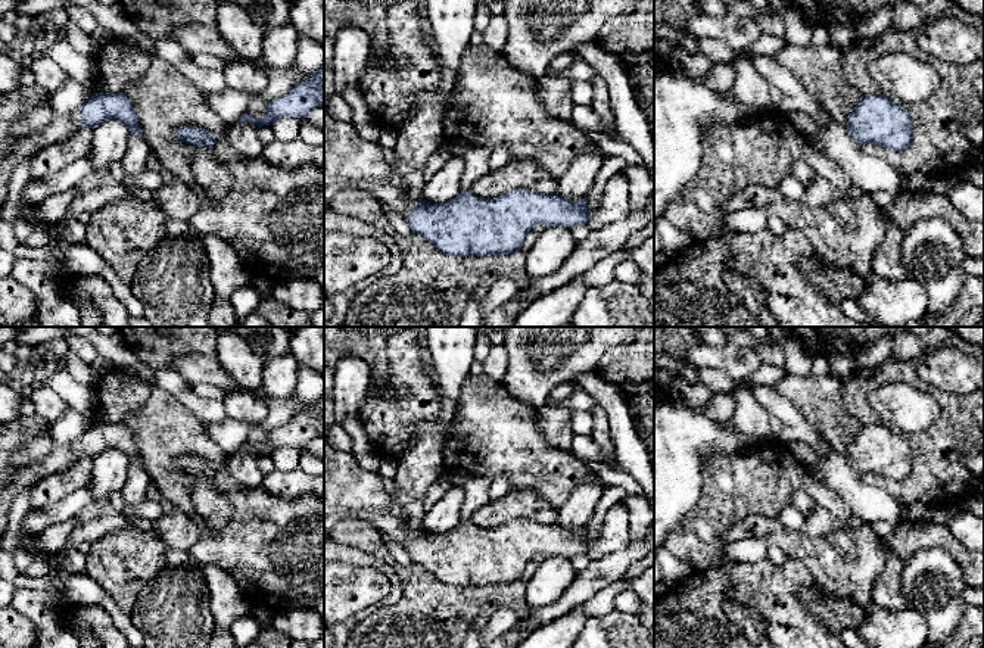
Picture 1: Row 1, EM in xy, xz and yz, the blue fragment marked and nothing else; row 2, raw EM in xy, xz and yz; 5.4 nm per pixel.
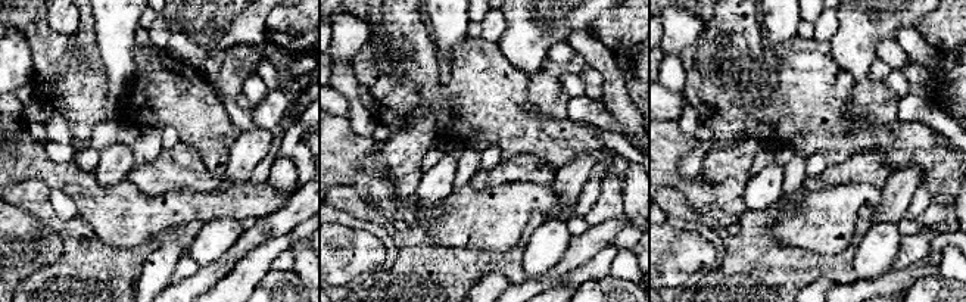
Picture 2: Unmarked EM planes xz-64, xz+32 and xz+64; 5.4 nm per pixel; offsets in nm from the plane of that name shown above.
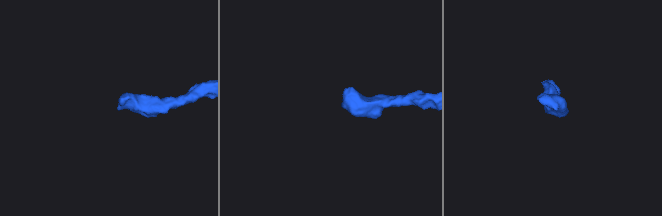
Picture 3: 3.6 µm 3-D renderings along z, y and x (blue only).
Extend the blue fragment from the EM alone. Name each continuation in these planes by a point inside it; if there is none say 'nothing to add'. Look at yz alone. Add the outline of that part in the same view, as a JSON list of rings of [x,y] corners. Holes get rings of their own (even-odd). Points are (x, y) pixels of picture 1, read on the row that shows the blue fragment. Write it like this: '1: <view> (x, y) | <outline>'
nothing to add

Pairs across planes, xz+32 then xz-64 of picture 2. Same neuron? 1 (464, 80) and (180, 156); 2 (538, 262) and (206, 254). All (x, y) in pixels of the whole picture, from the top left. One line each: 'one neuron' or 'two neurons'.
1: two neurons
2: one neuron

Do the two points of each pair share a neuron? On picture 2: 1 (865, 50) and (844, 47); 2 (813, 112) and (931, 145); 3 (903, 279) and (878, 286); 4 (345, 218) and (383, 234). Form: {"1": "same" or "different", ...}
{"1": "same", "2": "same", "3": "same", "4": "same"}

